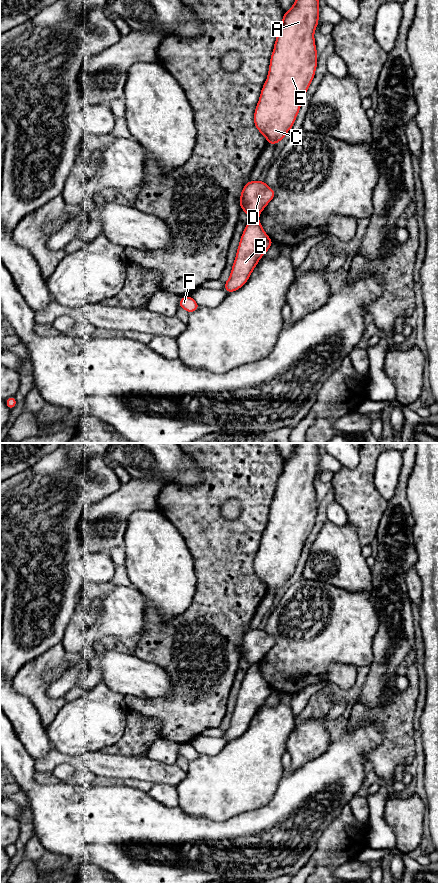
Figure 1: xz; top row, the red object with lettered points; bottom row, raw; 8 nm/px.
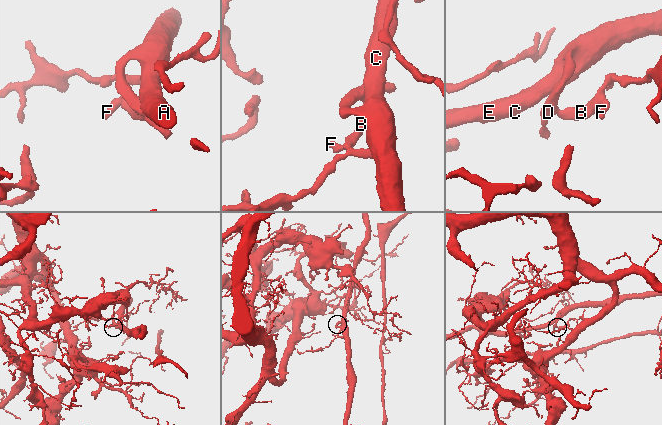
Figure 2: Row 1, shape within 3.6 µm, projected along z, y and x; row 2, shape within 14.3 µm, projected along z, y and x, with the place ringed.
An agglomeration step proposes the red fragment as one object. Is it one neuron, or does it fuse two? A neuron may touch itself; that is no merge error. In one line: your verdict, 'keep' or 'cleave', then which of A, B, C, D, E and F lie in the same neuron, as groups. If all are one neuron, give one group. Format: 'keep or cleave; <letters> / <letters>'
cleave; A C D E / B F

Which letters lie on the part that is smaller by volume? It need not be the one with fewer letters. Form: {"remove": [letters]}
{"remove": ["A", "C", "D", "E"]}

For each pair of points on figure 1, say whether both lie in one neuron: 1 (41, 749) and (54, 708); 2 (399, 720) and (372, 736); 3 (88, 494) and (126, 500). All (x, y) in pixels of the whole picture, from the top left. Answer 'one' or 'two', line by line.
1: two
2: two
3: two

